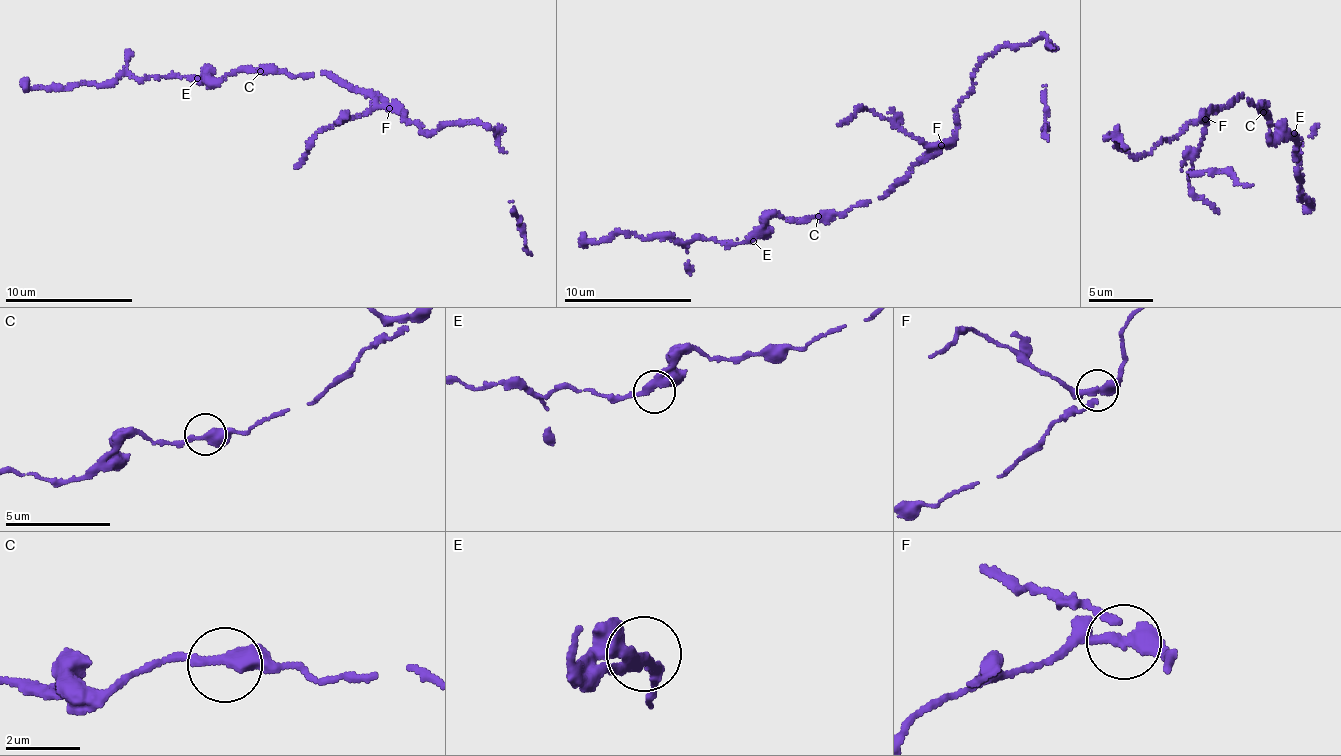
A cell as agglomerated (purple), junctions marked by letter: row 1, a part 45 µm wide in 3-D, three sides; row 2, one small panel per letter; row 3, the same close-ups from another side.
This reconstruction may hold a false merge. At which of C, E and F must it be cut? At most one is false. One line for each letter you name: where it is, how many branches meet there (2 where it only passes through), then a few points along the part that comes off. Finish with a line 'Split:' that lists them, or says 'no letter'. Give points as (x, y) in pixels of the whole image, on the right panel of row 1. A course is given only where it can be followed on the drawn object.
F: at (1205, 119); 2 branches meet; foreign part runs (1205, 117), (1208, 124), (1188, 180), (1218, 213)
Split: F

